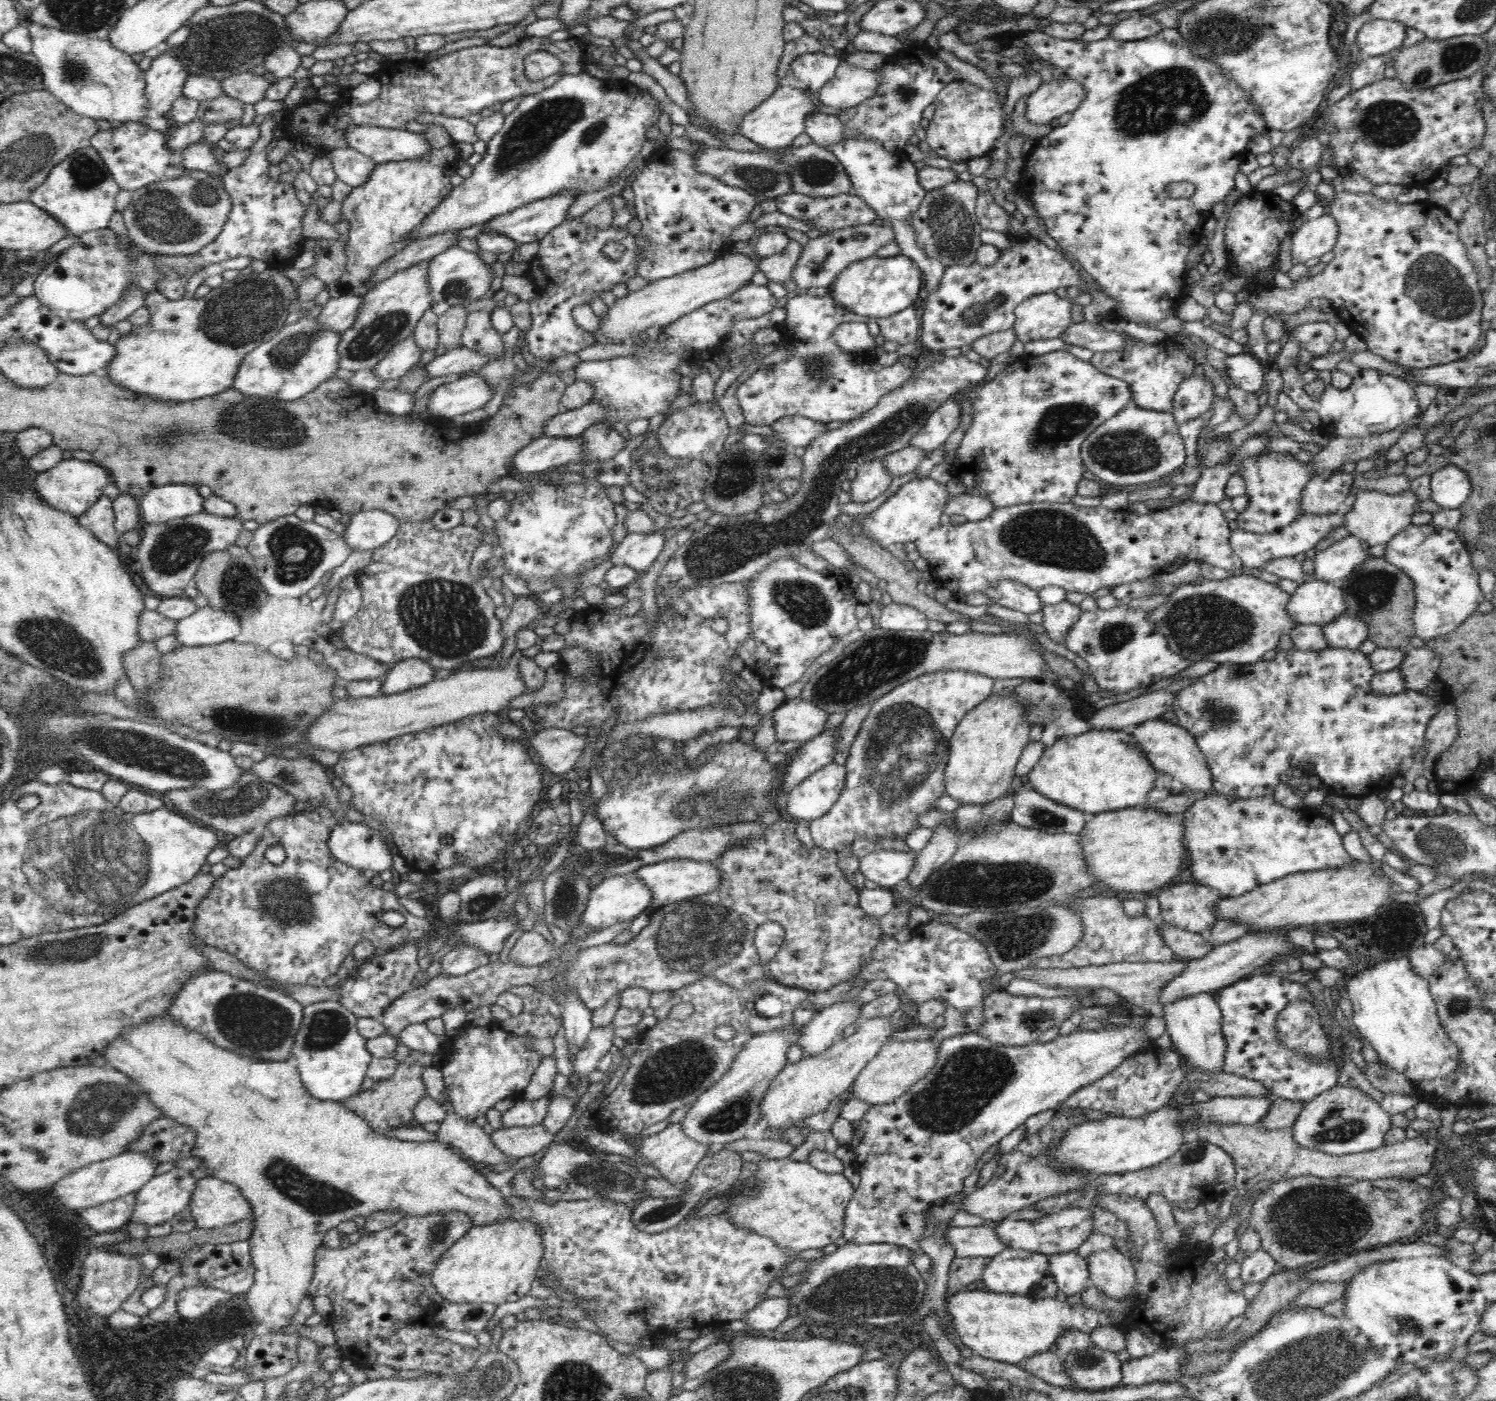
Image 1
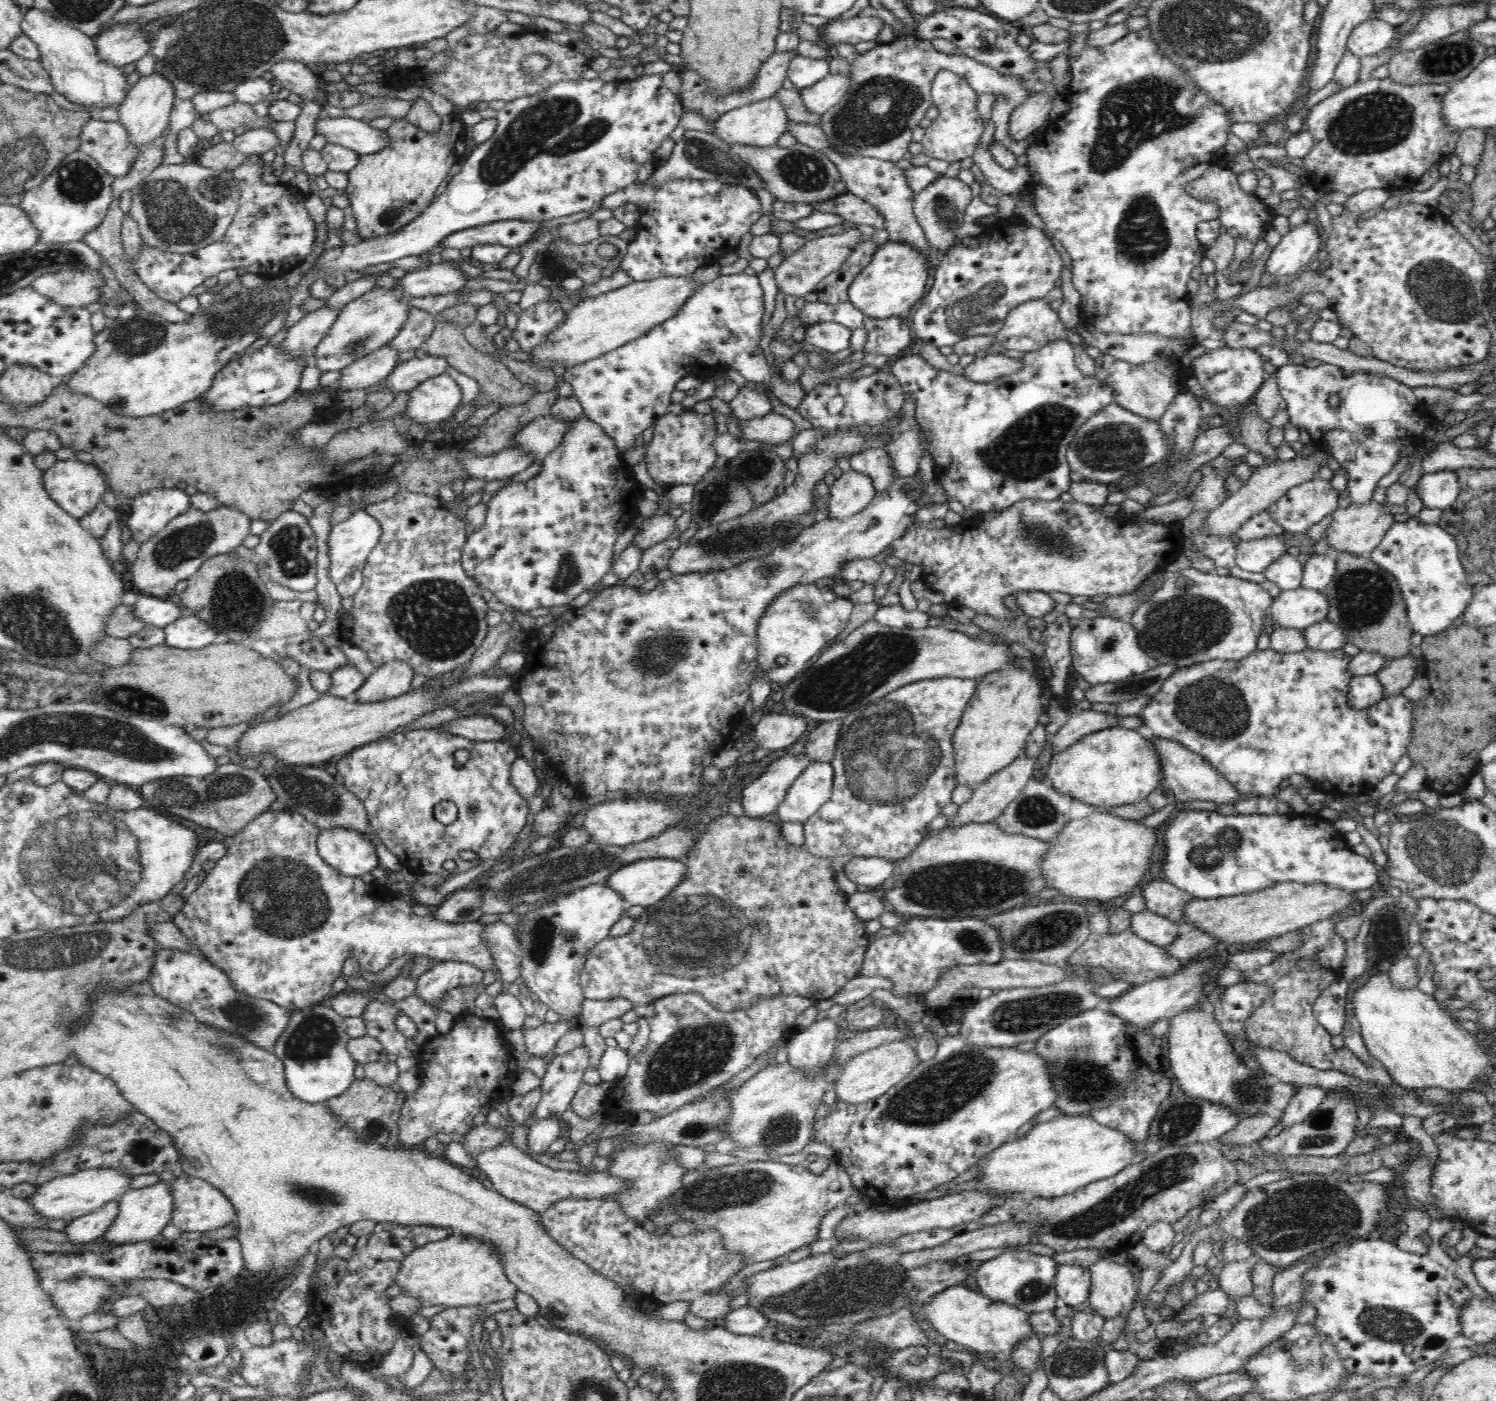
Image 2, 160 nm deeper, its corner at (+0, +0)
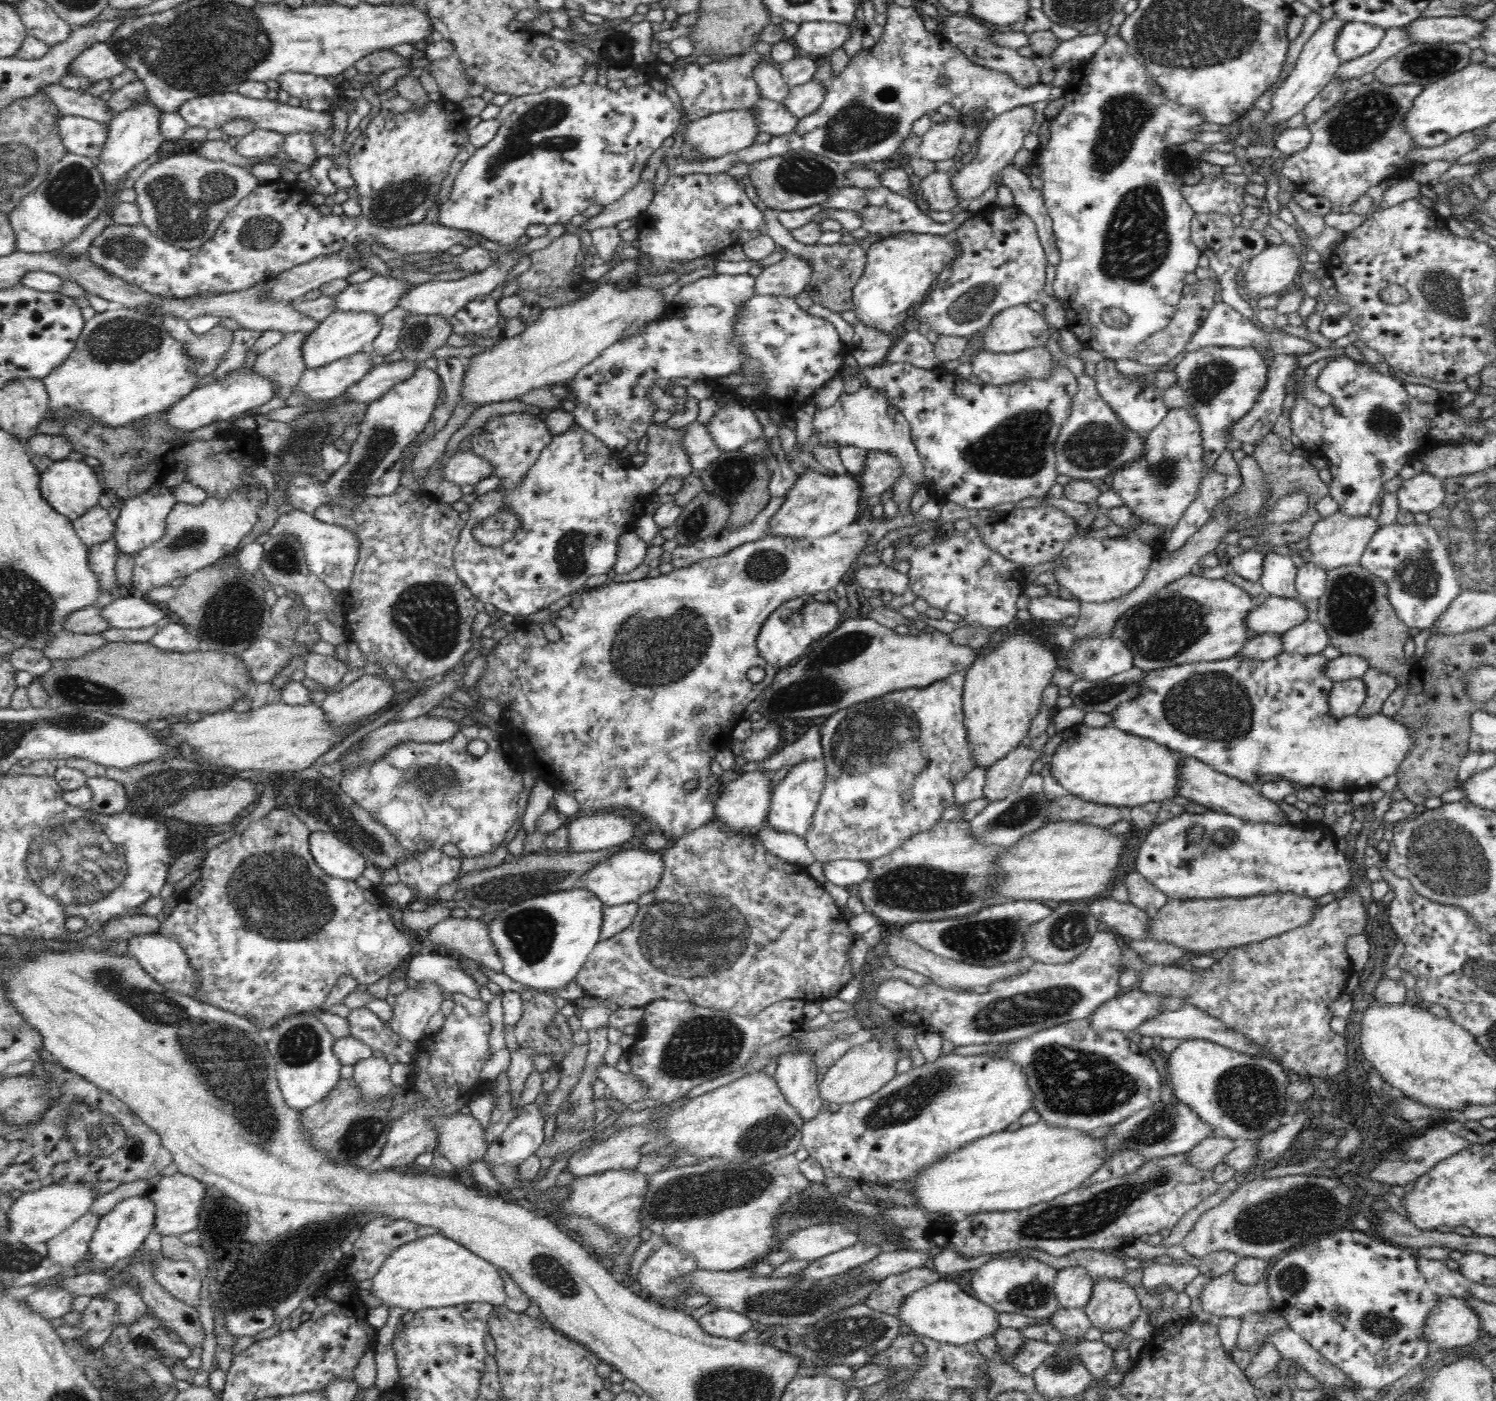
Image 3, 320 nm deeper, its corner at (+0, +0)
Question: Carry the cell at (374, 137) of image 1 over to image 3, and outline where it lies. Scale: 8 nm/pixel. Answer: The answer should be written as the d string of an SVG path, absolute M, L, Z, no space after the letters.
M238 91L196 97L181 104L178 111L188 127L206 128L208 131L220 129L226 122L234 118L248 118L248 120L254 121L256 129L275 131L283 135L294 132L325 133L328 129L334 130L331 111L316 112L300 105L292 106L287 102L280 103L278 100L248 98L248 96L242 96Z

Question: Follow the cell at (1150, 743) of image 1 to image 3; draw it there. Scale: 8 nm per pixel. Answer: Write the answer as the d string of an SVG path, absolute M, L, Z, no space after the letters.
M1184 756L1180 762L1178 773L1180 773L1178 794L1190 799L1195 804L1206 806L1209 811L1227 813L1250 823L1289 824L1289 819L1277 802L1272 802L1262 793L1256 792L1250 784L1218 772L1197 758Z

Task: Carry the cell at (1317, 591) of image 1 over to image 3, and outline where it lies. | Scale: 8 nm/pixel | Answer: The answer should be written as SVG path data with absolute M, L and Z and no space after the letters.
M1268 596L1260 606L1254 606L1246 615L1248 632L1260 635L1268 632L1282 634L1293 626L1310 618L1310 611L1304 603L1294 598Z

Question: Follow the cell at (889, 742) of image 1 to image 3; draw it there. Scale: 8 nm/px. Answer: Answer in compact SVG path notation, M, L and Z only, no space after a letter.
M952 673L926 687L895 690L882 698L854 704L821 724L819 733L827 779L805 837L816 861L871 861L890 854L908 838L939 824L942 813L955 804L956 784L976 767L964 725L964 685L964 673Z

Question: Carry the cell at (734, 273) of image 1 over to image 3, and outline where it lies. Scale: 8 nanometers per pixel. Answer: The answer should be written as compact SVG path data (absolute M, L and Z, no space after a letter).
M600 283L591 295L561 307L543 309L538 320L522 334L512 338L503 337L496 346L486 348L467 360L469 363L465 366L466 374L462 380L462 403L470 403L479 409L485 405L518 399L535 389L568 383L584 366L591 364L602 352L618 343L624 330L632 328L632 322L642 320L650 323L662 316L667 304L664 303L660 290L639 283L632 288L620 290L614 283Z

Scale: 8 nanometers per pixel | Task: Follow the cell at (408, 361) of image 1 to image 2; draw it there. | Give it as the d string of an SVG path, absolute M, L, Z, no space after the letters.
M389 345L372 352L366 358L352 362L342 370L340 376L340 391L352 391L375 387L392 374L398 364L400 351Z

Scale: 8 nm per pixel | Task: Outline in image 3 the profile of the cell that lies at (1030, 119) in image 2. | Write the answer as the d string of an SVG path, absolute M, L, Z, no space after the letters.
M1024 105L996 115L994 120L985 122L983 132L977 138L974 156L968 162L964 162L958 172L951 177L951 188L959 200L972 202L978 196L982 196L992 184L1000 183L1002 170L1014 160L1016 152L1024 148L1024 138L1030 133L1035 121L1034 109Z

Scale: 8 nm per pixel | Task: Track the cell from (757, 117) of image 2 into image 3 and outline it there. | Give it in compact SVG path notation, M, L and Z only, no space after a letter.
M752 108L728 110L703 116L700 120L690 121L686 132L684 132L683 142L687 142L687 144L695 148L705 158L720 158L720 156L744 150L753 144L756 135L760 134L756 120L758 118L755 118L753 115Z

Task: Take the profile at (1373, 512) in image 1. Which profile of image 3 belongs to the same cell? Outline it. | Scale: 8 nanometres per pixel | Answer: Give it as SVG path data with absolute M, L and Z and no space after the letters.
M1338 510L1334 514L1318 520L1309 532L1307 549L1310 550L1310 560L1328 571L1342 566L1358 565L1368 541L1379 528L1377 520L1369 516L1346 516Z

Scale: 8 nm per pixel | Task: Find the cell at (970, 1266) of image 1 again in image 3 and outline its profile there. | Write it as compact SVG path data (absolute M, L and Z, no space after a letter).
M930 1266L891 1274L880 1281L880 1288L876 1288L876 1292L872 1292L866 1298L864 1305L880 1313L897 1315L906 1296L920 1291L920 1288L928 1287L928 1284L944 1280L946 1277L946 1274L939 1273Z

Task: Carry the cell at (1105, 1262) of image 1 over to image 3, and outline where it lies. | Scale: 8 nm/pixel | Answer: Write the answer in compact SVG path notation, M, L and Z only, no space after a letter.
M1101 1279L1095 1282L1091 1300L1084 1311L1092 1327L1102 1333L1112 1333L1130 1329L1141 1316L1143 1308L1128 1282Z

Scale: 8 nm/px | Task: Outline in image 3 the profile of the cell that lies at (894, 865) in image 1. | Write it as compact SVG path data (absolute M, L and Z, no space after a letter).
M835 860L824 863L826 881L850 888L862 884L870 876L870 867L862 860Z

